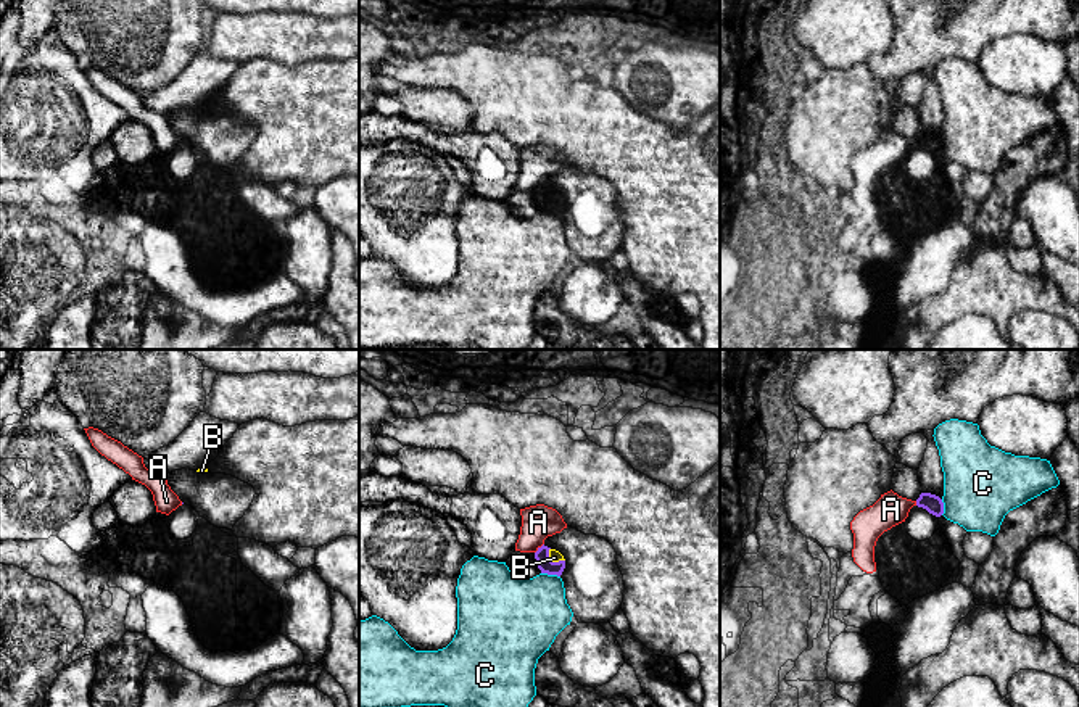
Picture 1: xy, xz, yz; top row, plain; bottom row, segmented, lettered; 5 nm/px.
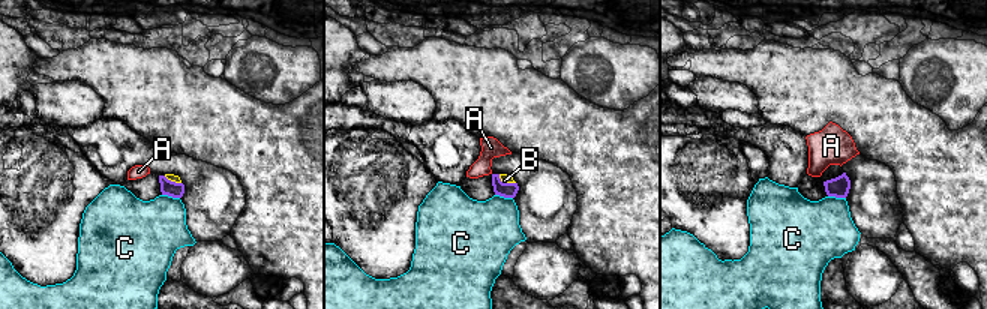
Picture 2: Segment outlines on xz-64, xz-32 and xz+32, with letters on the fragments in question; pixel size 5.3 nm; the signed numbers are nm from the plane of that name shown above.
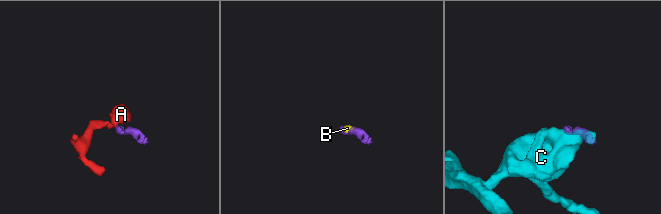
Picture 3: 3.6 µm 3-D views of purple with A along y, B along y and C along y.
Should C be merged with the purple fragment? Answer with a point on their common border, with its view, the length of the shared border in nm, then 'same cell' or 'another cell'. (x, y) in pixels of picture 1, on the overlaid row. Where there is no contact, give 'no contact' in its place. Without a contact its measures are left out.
contact xz (551, 574); length 100 nm; another cell

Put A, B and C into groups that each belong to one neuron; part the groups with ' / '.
A / B / C

